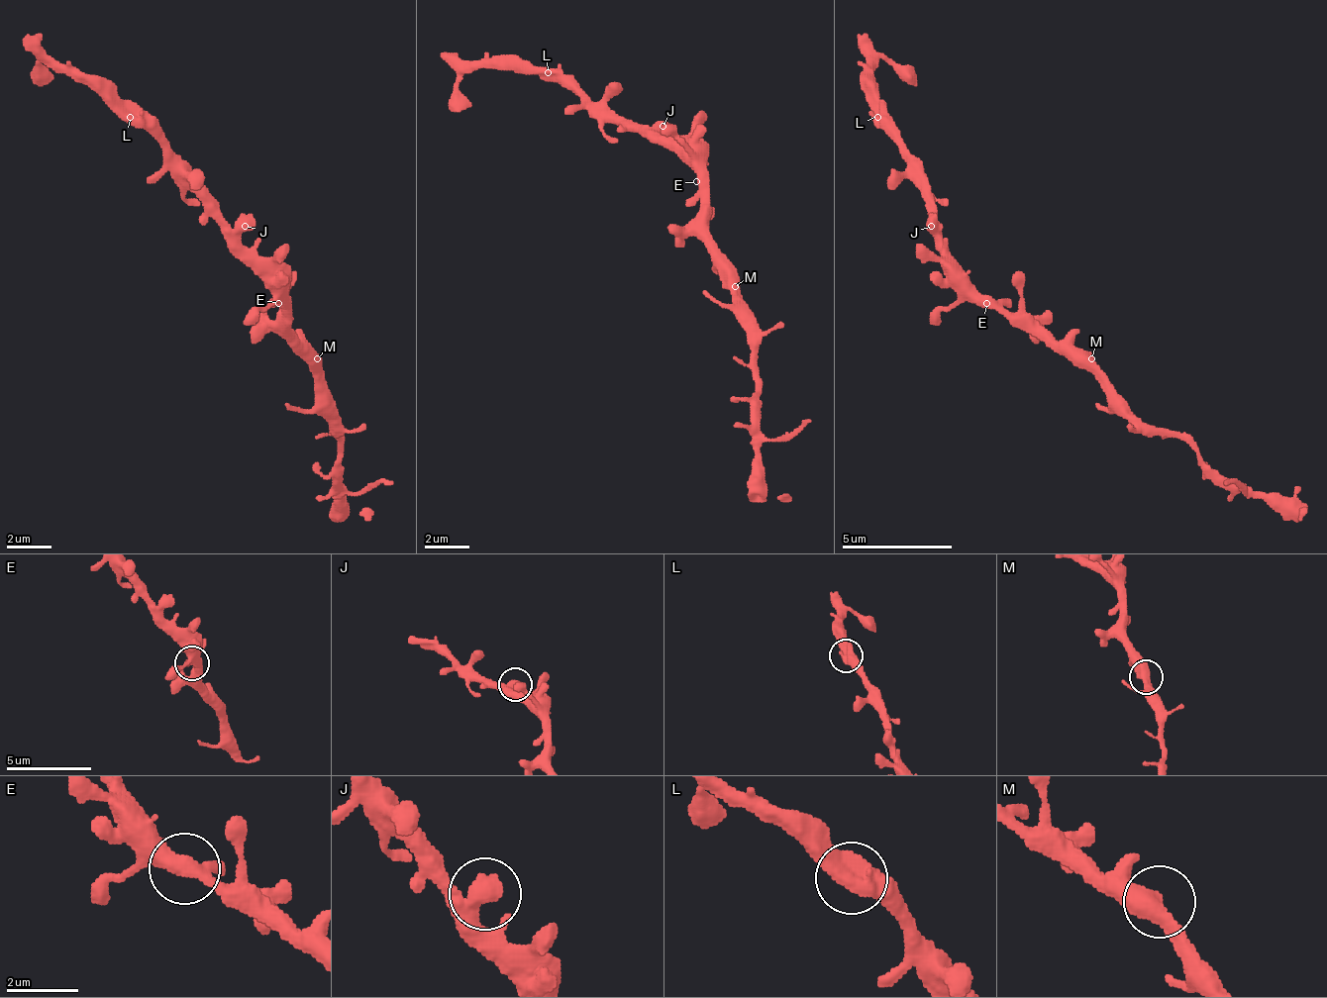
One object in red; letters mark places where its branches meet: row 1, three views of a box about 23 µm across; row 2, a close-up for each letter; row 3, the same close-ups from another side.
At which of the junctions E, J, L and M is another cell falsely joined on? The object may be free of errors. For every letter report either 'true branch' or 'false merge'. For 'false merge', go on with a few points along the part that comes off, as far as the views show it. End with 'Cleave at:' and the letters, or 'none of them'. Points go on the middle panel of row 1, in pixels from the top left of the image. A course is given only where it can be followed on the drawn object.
E: true branch
J: true branch
L: true branch
M: true branch
Cleave at: none of them

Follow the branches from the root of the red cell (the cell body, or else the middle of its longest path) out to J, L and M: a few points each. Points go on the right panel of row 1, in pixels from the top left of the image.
J: (986, 297), (948, 253), (948, 243), (931, 226)
L: (986, 297), (943, 243), (937, 231), (937, 204), (920, 164), (876, 115)
M: (986, 297), (992, 297), (1014, 314), (1025, 314), (1059, 342), (1075, 342), (1091, 358)

